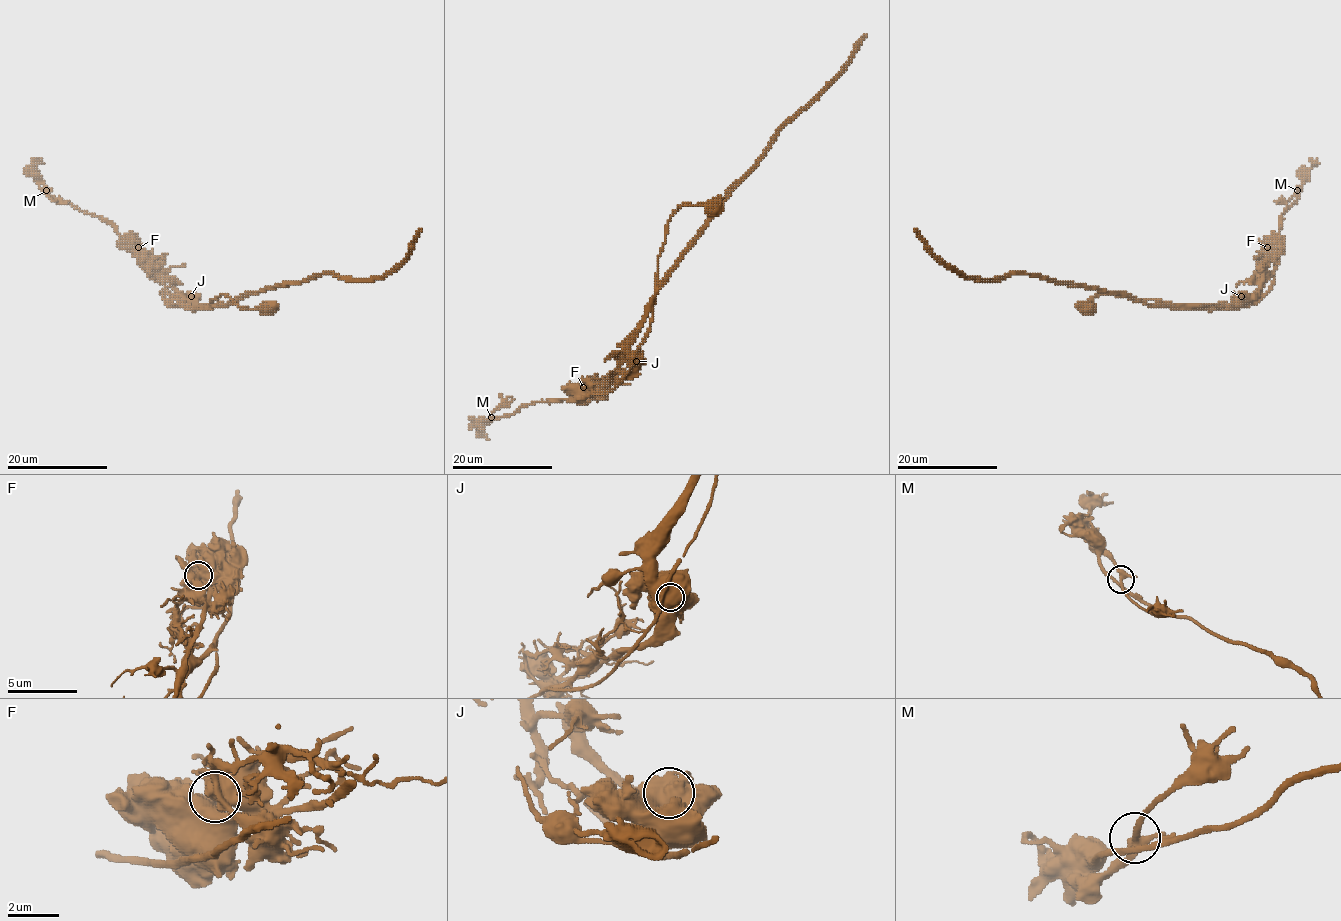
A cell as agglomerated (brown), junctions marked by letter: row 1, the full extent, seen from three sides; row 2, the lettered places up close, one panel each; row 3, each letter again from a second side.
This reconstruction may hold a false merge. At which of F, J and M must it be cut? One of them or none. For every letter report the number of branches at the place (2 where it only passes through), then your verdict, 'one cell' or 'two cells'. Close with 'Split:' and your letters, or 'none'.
F: 3 branches meet; two cells
J: 2 branches meet; one cell
M: 2 branches meet; one cell
Split: F

